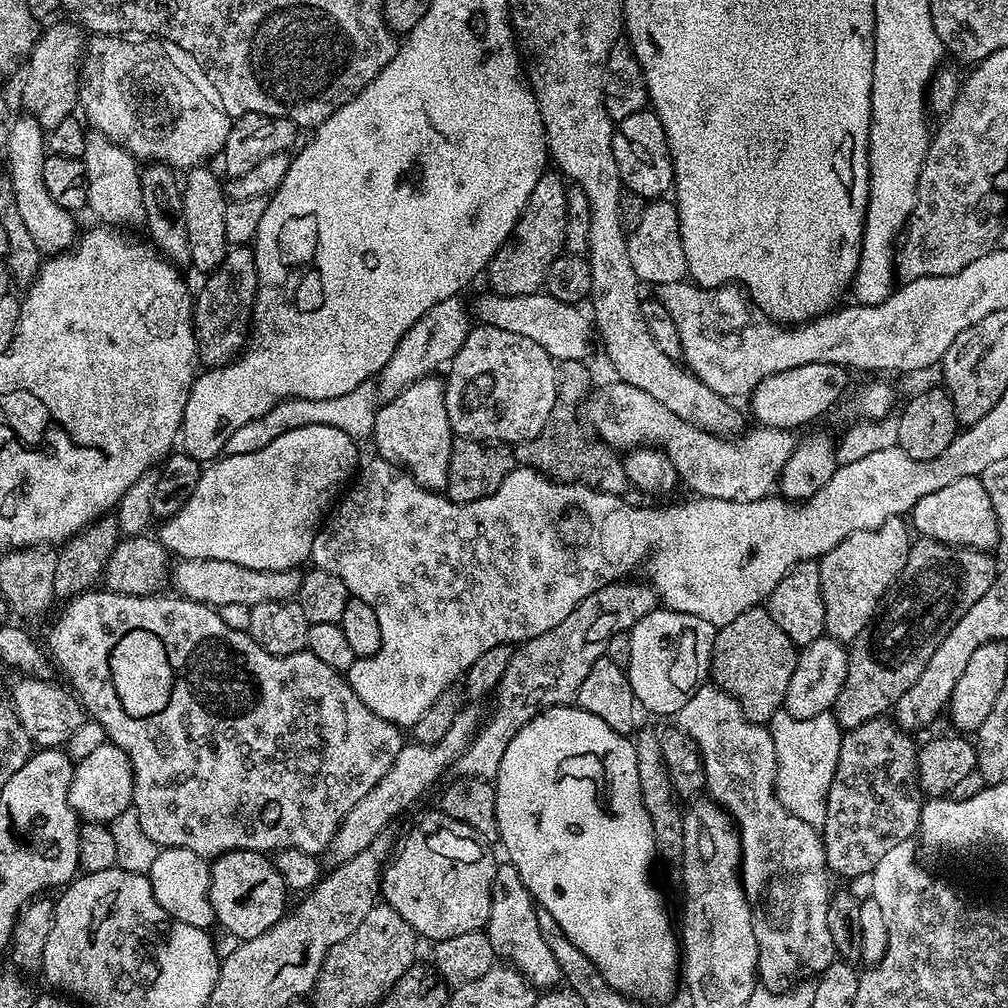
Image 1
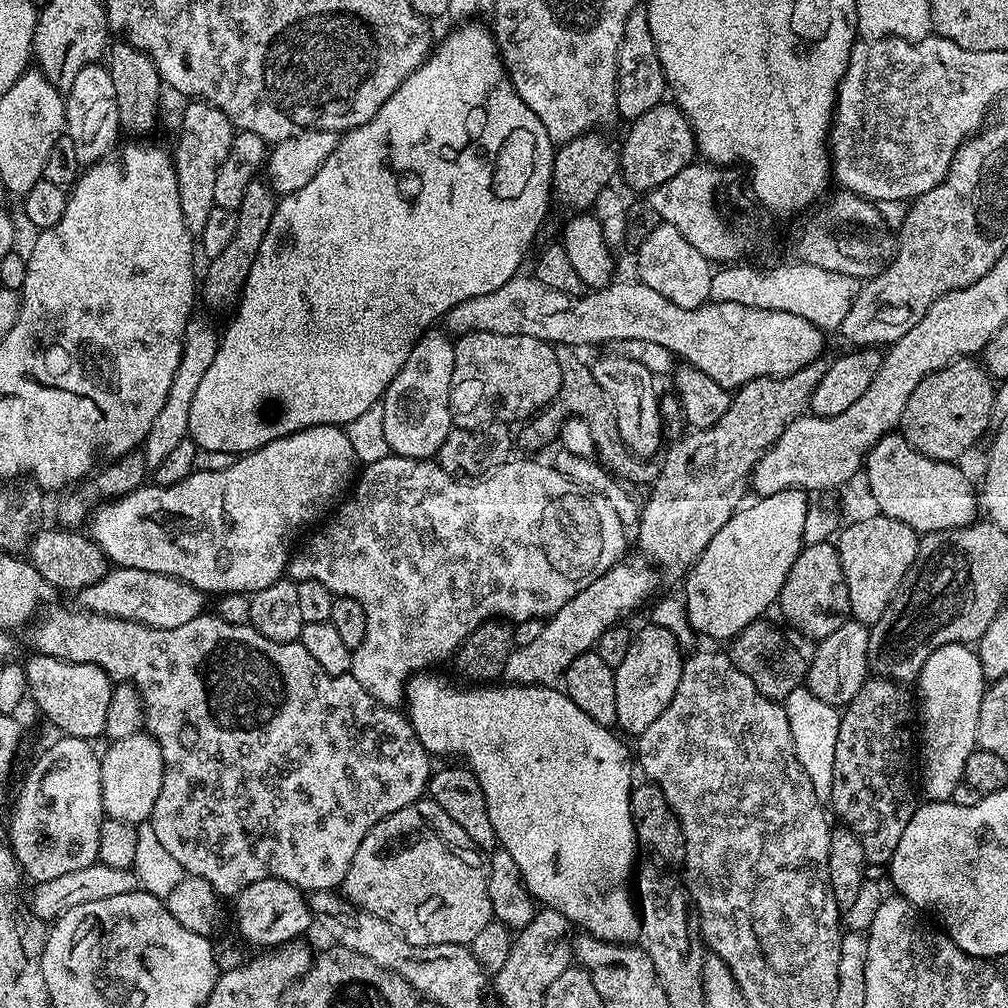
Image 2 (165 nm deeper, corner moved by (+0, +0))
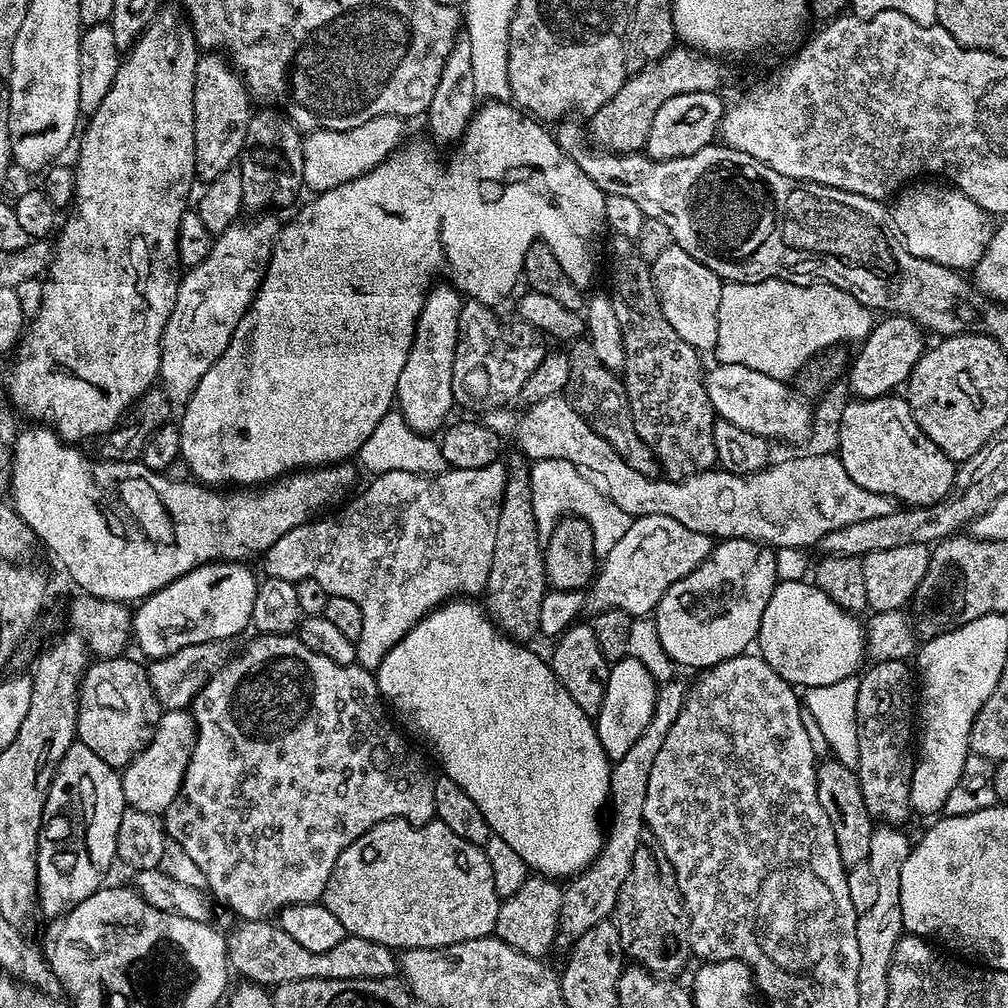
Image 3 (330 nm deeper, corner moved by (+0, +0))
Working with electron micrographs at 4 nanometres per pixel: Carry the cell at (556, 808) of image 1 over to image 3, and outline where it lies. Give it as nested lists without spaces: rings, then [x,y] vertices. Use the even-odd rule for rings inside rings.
[[[453,598],[434,609],[430,615],[422,617],[408,631],[406,638],[402,638],[402,642],[398,642],[398,646],[394,646],[390,654],[386,654],[386,658],[382,658],[380,667],[374,672],[376,687],[394,716],[396,711],[395,719],[402,725],[403,731],[409,737],[417,736],[436,755],[436,760],[440,763],[439,771],[458,782],[458,786],[462,786],[462,790],[466,790],[466,794],[470,794],[470,798],[478,802],[478,810],[482,810],[482,818],[486,818],[493,836],[507,842],[533,873],[549,878],[571,878],[583,872],[596,859],[600,847],[604,845],[602,813],[608,802],[612,764],[606,750],[602,750],[602,742],[598,742],[593,717],[582,714],[578,702],[574,702],[574,698],[566,694],[566,686],[558,682],[551,663],[545,657],[543,660],[538,653],[531,652],[530,648],[501,632],[488,619],[487,612],[479,603],[468,598]]]

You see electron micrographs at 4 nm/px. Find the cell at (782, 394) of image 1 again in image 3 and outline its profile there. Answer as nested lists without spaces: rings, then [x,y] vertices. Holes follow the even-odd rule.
[[[888,314],[873,327],[872,333],[859,345],[860,353],[850,360],[846,381],[852,387],[851,395],[862,400],[873,400],[897,391],[926,351],[925,333],[909,316]],[[924,335],[924,336],[923,336]],[[852,364],[852,368],[851,368]]]

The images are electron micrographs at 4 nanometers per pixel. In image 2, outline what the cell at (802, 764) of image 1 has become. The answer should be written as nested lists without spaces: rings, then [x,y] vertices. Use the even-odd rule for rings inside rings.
[[[806,686],[792,690],[784,705],[790,718],[791,737],[794,738],[799,764],[806,770],[807,777],[814,786],[815,796],[821,803],[827,803],[831,801],[833,792],[834,751],[840,725],[839,709],[816,698]]]

